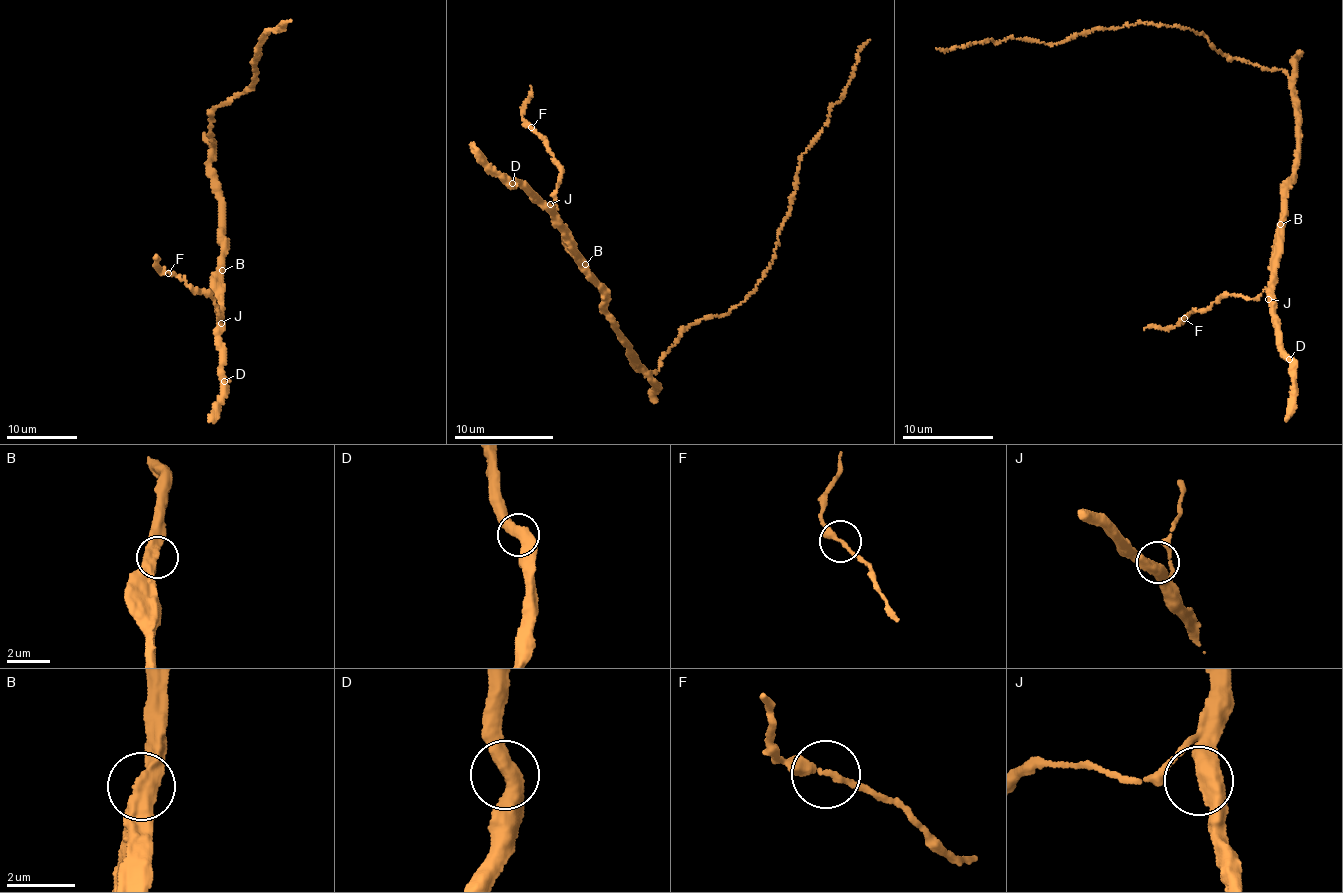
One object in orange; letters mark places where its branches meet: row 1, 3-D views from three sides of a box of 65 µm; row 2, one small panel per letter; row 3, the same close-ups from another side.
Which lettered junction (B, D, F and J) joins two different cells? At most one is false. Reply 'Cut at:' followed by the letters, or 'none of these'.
Cut at: none of these

